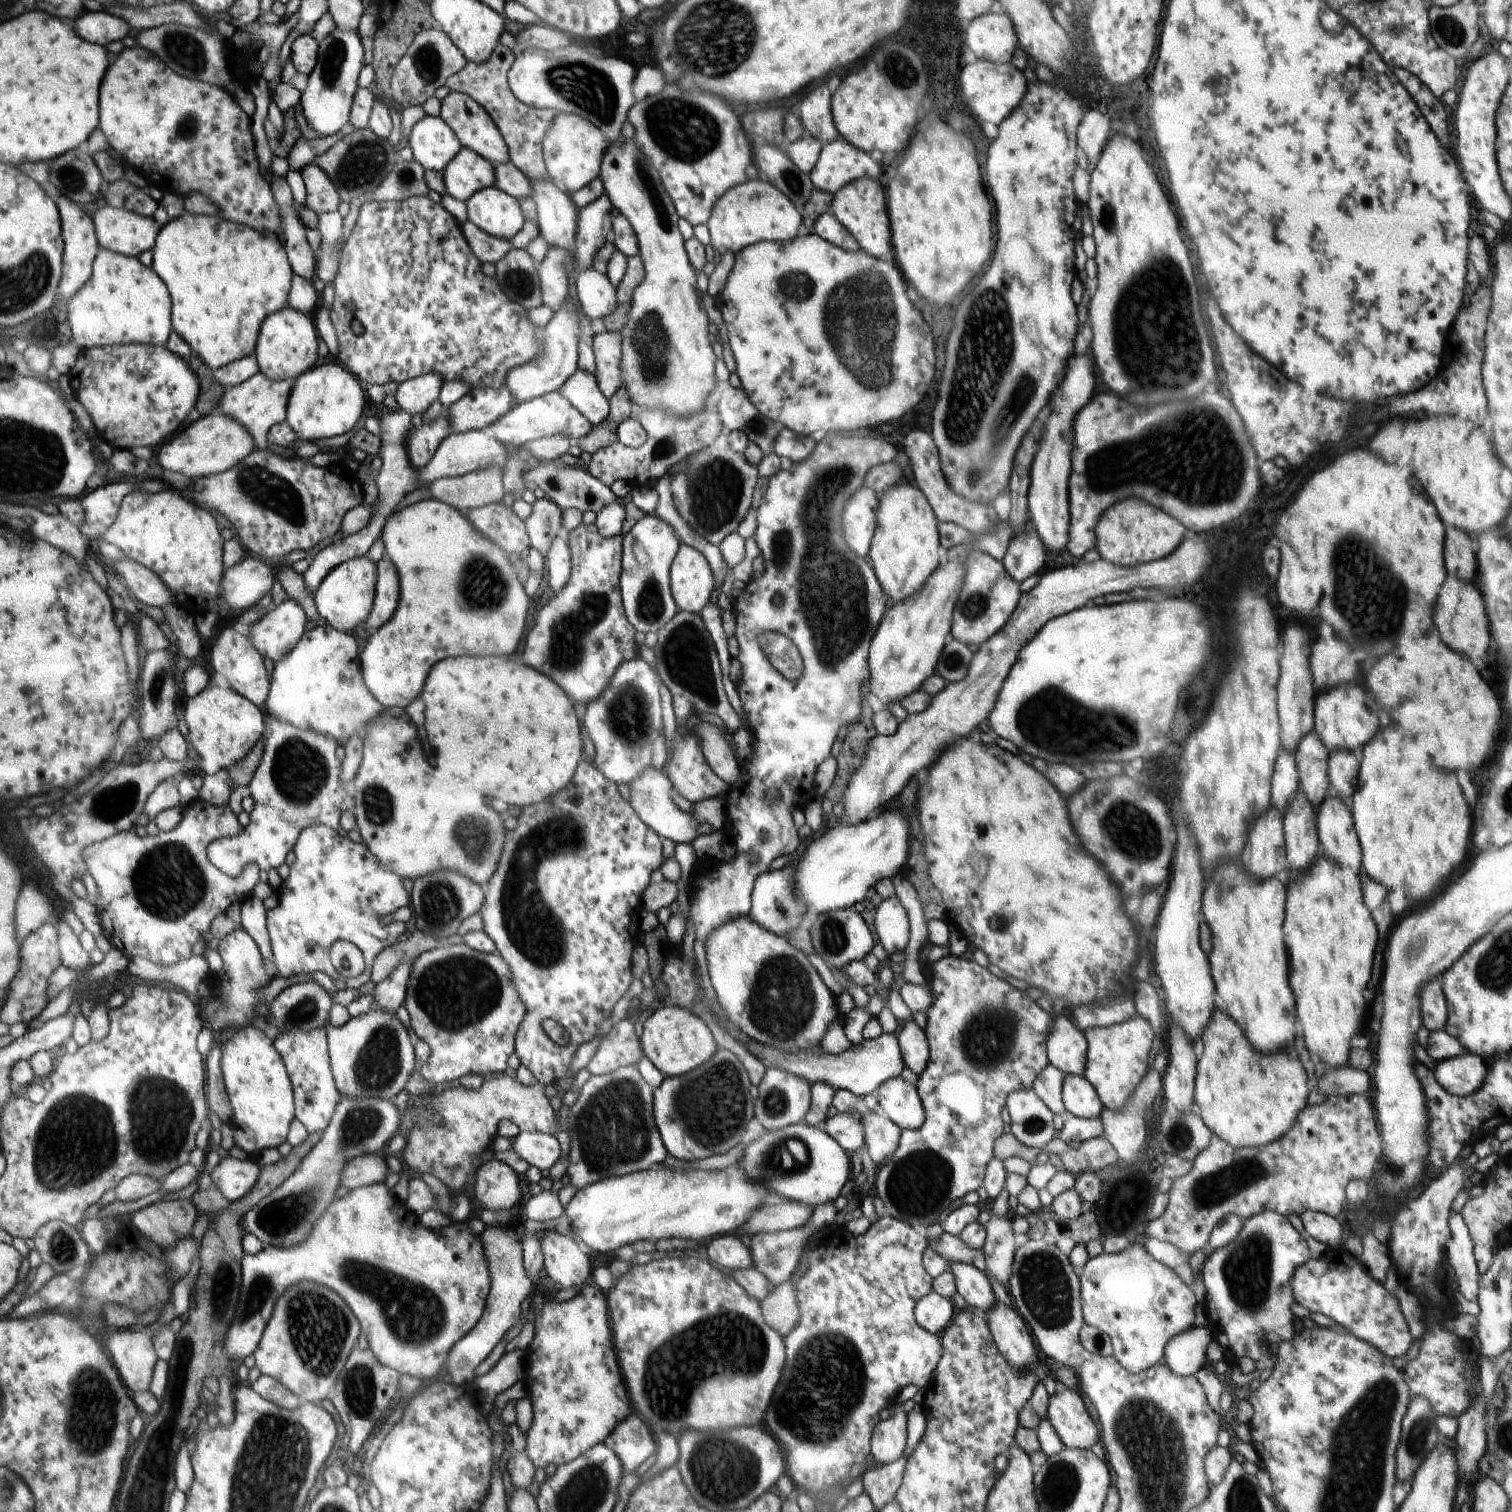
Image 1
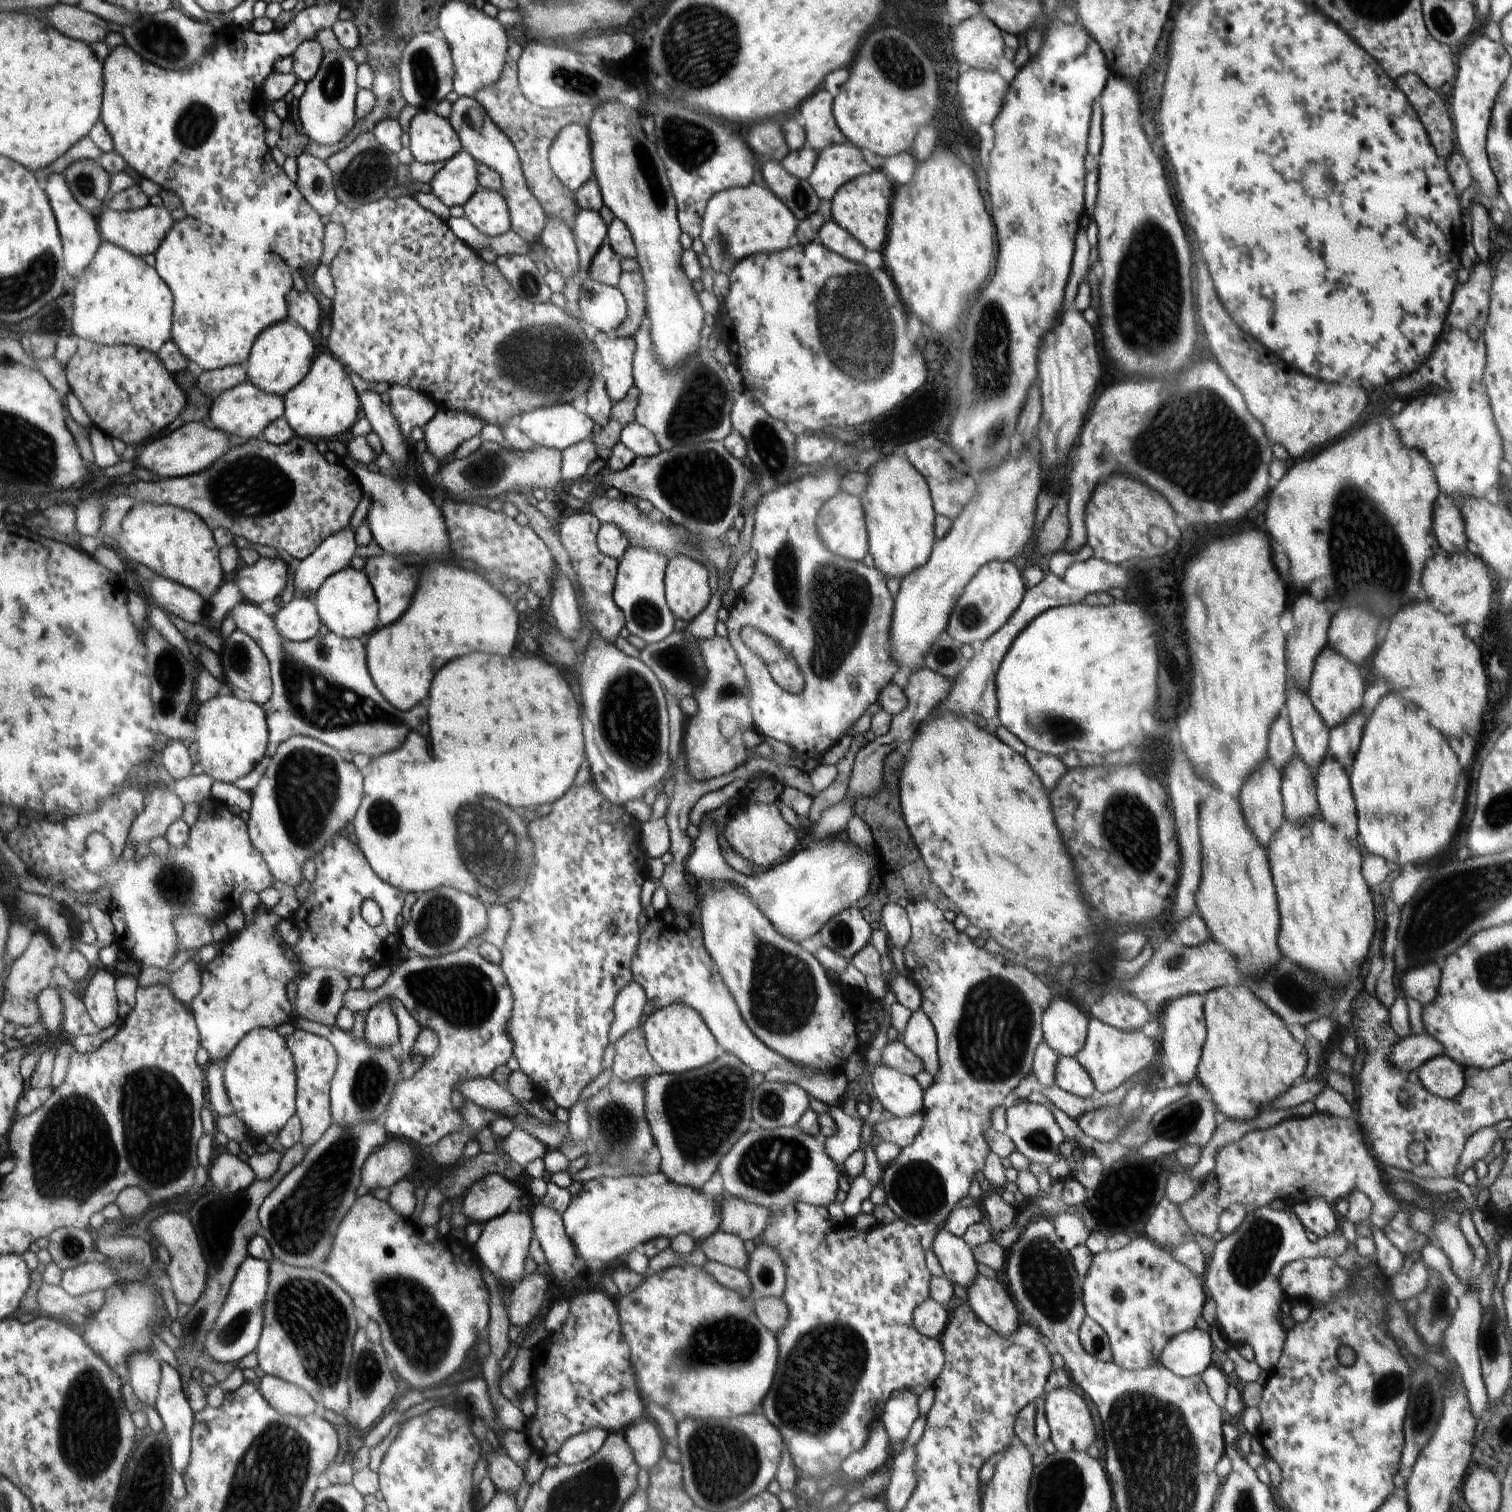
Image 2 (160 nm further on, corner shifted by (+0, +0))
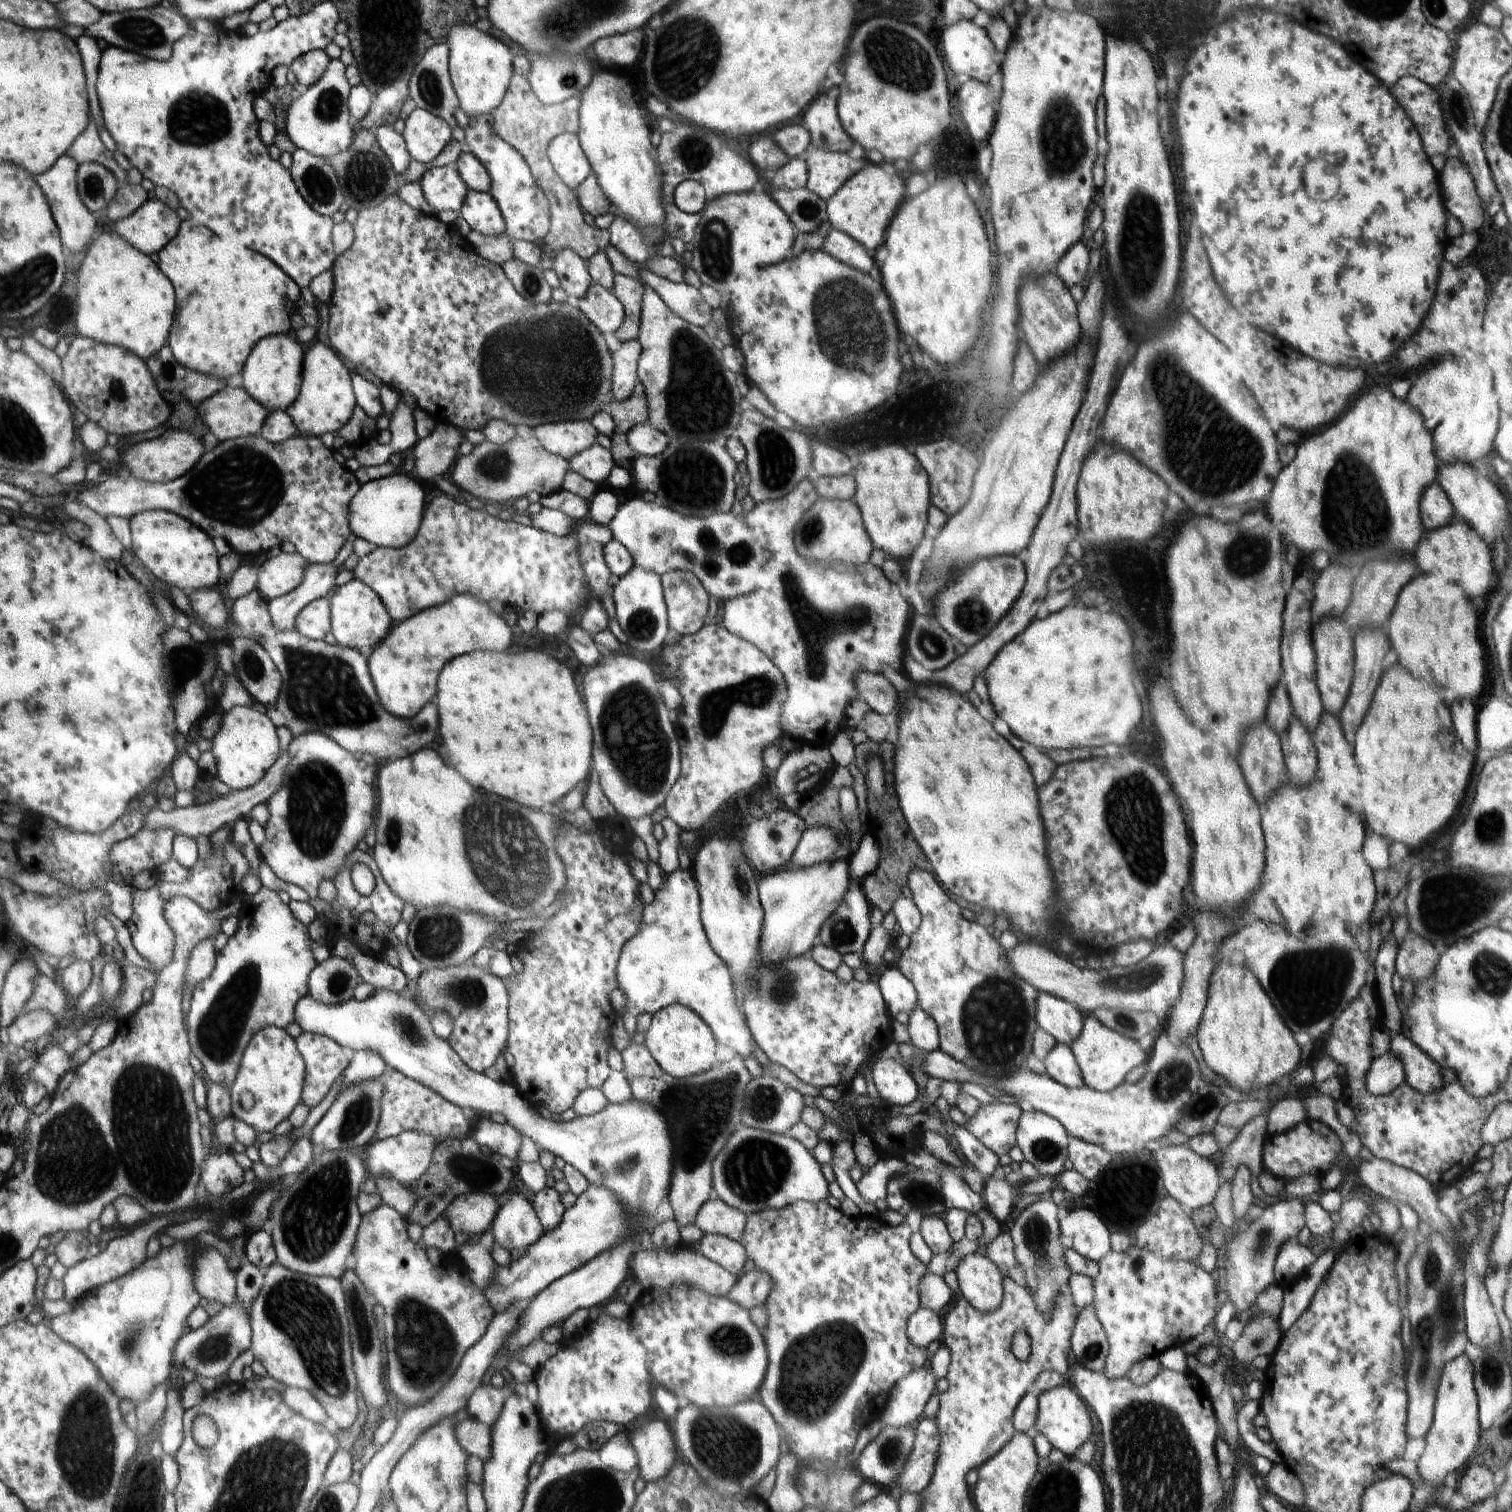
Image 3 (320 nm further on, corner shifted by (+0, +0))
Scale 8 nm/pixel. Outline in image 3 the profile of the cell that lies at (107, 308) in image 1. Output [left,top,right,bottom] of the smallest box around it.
[77,232,176,360]

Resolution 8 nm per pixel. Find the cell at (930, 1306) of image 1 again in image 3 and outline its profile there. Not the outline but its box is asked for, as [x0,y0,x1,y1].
[907,1307,942,1349]

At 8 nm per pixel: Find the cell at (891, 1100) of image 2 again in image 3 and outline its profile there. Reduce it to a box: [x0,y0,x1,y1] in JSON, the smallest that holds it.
[872,1058,918,1106]

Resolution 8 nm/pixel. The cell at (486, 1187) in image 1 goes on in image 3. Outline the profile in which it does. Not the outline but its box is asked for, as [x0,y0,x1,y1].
[444,1192,499,1239]

